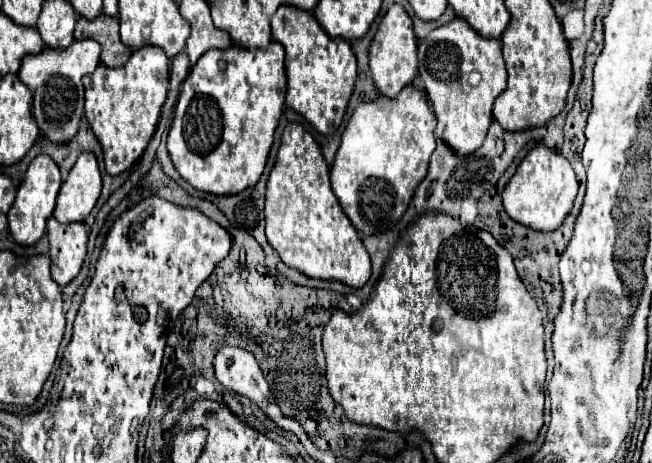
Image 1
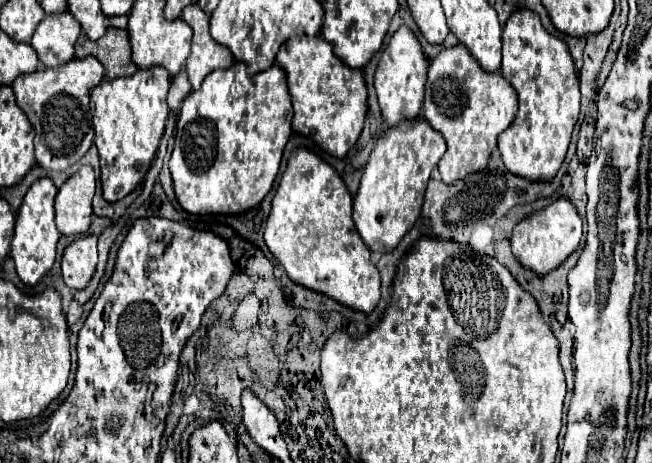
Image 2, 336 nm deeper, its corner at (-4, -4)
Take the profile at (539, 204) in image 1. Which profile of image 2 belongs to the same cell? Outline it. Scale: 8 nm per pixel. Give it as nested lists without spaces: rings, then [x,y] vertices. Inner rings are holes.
[[[558,198],[548,208],[516,224],[512,234],[512,254],[524,268],[536,272],[538,276],[544,276],[554,268],[558,268],[578,248],[580,238],[582,238],[582,220],[574,204],[568,198]]]

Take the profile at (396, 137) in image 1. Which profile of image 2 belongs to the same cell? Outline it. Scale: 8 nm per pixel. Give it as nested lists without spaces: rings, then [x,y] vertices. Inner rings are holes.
[[[416,118],[386,130],[366,162],[352,216],[362,240],[372,252],[392,252],[420,216],[430,174],[446,152],[446,142],[428,126],[426,120]]]

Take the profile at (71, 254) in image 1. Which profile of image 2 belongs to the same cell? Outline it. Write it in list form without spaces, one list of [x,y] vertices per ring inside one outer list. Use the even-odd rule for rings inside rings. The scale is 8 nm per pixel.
[[[82,236],[74,240],[62,256],[62,276],[66,286],[74,290],[82,290],[88,286],[94,270],[96,270],[96,236]]]

